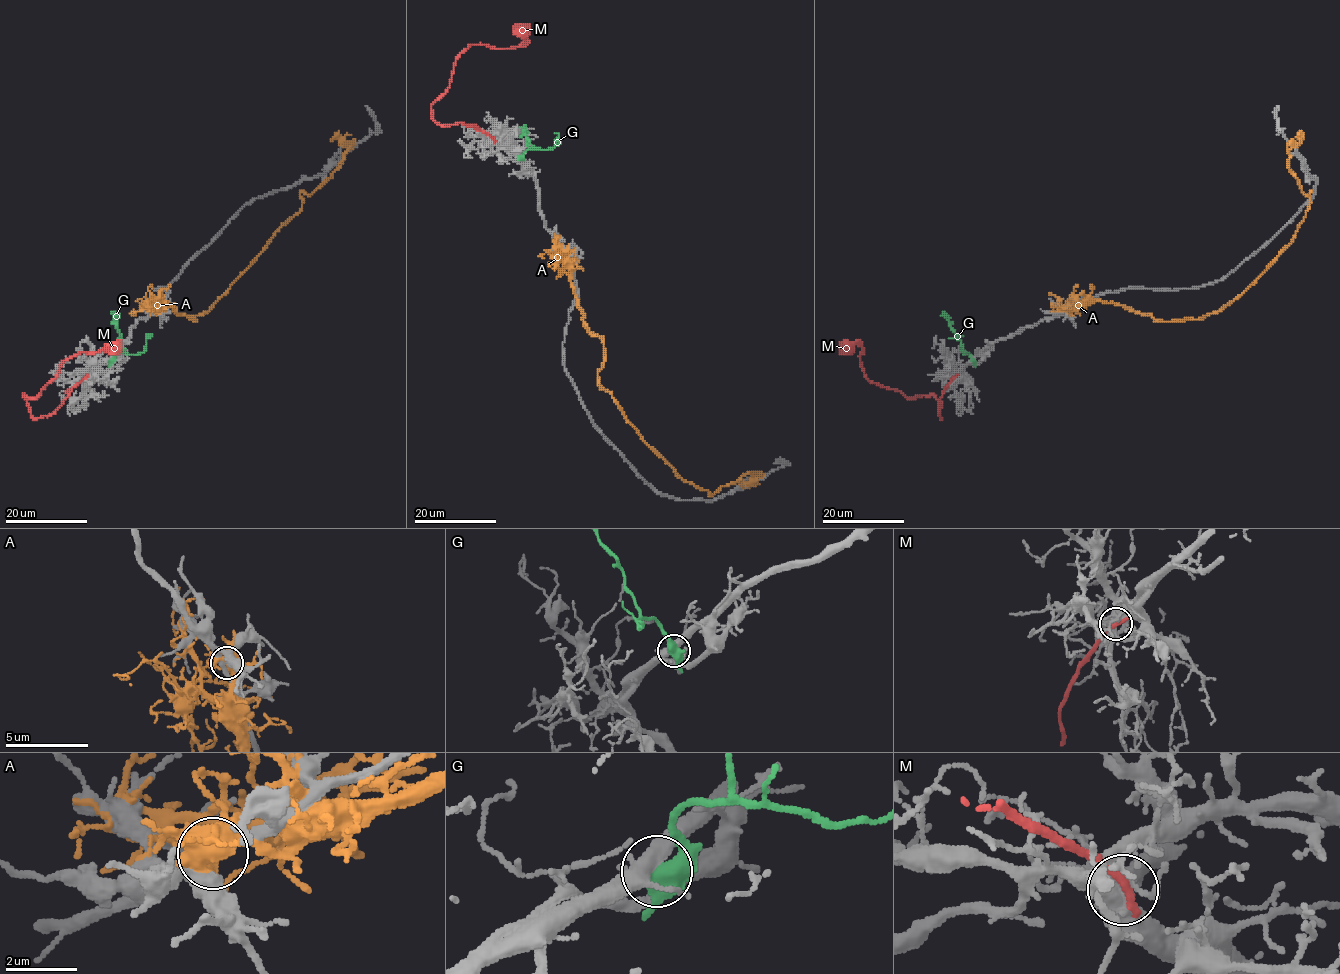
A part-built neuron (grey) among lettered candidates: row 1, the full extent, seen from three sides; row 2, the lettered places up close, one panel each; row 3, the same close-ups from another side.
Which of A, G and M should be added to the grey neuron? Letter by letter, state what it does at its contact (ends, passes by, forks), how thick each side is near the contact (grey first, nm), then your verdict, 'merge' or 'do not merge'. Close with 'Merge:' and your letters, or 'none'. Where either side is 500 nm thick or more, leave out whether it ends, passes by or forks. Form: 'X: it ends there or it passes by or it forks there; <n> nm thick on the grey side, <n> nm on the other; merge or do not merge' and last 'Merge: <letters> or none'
A: it forks there; 240 nm thick on the grey side, 480 nm on the other; do not merge
G: 360 nm thick on the grey side, 500 nm on the other; do not merge
M: it ends there; 480 nm thick on the grey side, 300 nm on the other; merge
Merge: M

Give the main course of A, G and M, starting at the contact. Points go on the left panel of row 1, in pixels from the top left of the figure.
A: (158, 309), (162, 301), (194, 321), (206, 313), (301, 208), (299, 193), (327, 179), (352, 143), (330, 141)
G: (110, 360), (114, 353), (136, 355), (142, 352), (145, 339), (149, 337), (146, 337)
M: (86, 377), (54, 412), (38, 418), (30, 414), (23, 395), (36, 398), (64, 361), (115, 344), (111, 353)

